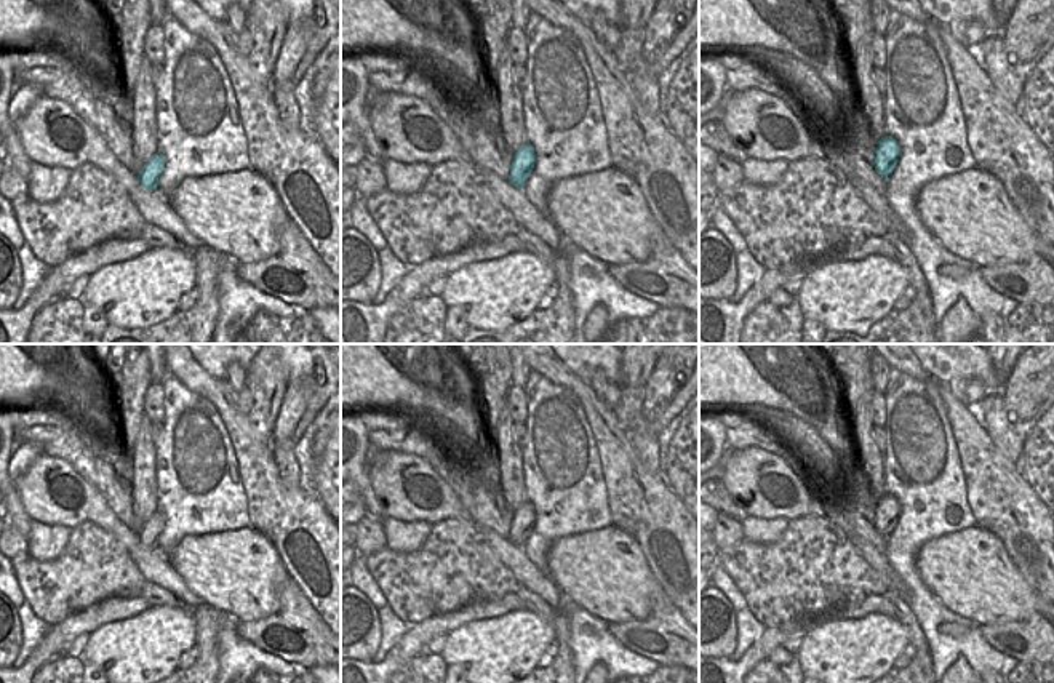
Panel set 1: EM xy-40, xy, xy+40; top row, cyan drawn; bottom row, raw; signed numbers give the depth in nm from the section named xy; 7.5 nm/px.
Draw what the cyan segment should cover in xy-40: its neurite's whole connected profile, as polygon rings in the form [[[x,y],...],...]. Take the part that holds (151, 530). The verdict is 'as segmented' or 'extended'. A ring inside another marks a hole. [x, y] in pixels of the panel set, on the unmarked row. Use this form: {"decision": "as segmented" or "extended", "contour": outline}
{"decision": "as segmented", "contour": [[[154,512],[152,517],[144,525],[141,525],[141,529],[138,531],[139,542],[146,547],[157,547],[157,541],[163,528],[165,515]]]}

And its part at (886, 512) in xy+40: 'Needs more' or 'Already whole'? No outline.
Already whole

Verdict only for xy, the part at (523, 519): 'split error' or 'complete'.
complete

